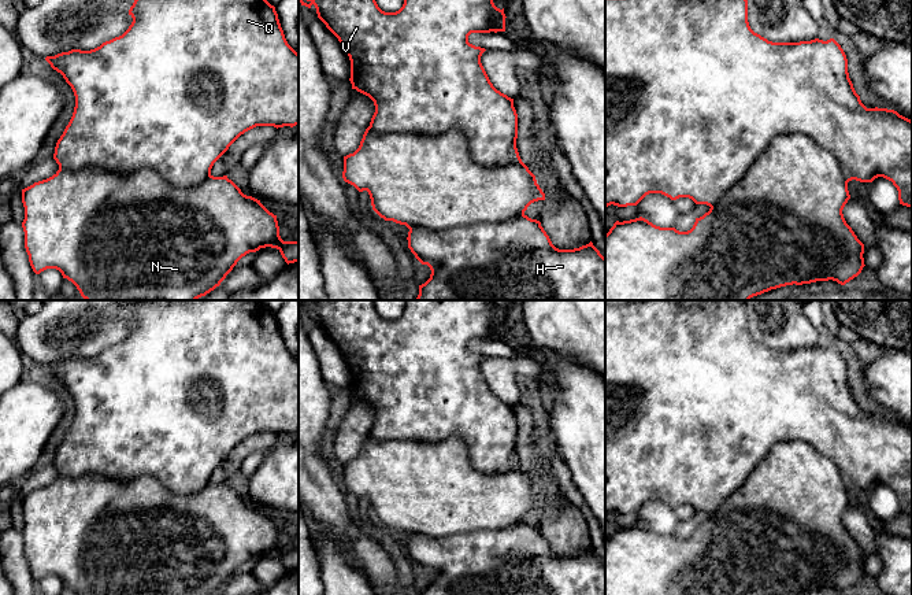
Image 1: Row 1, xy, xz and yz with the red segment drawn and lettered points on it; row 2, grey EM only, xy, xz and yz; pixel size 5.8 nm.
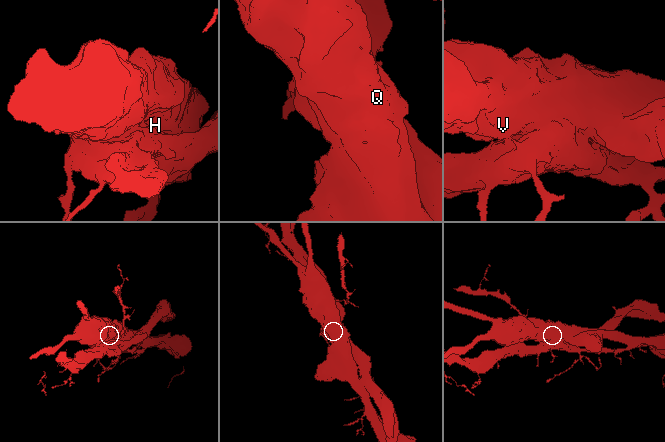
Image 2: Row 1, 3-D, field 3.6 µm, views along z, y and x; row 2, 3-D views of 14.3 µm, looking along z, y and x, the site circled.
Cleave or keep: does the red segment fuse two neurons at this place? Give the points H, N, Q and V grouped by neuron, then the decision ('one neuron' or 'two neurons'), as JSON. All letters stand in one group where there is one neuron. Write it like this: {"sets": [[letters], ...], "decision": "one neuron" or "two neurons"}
{"sets": [["H", "Q", "V"], ["N"]], "decision": "two neurons"}

